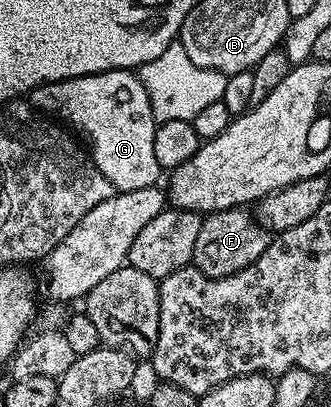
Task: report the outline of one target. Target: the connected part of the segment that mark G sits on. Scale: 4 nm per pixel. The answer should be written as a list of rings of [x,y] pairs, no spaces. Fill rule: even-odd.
[[[107,70],[90,76],[43,82],[41,86],[33,88],[30,101],[41,114],[59,120],[83,139],[92,161],[102,172],[102,176],[110,180],[113,191],[134,192],[134,188],[155,186],[161,181],[159,178],[162,177],[162,171],[157,158],[154,157],[154,132],[158,123],[152,115],[146,88],[132,70]]]

